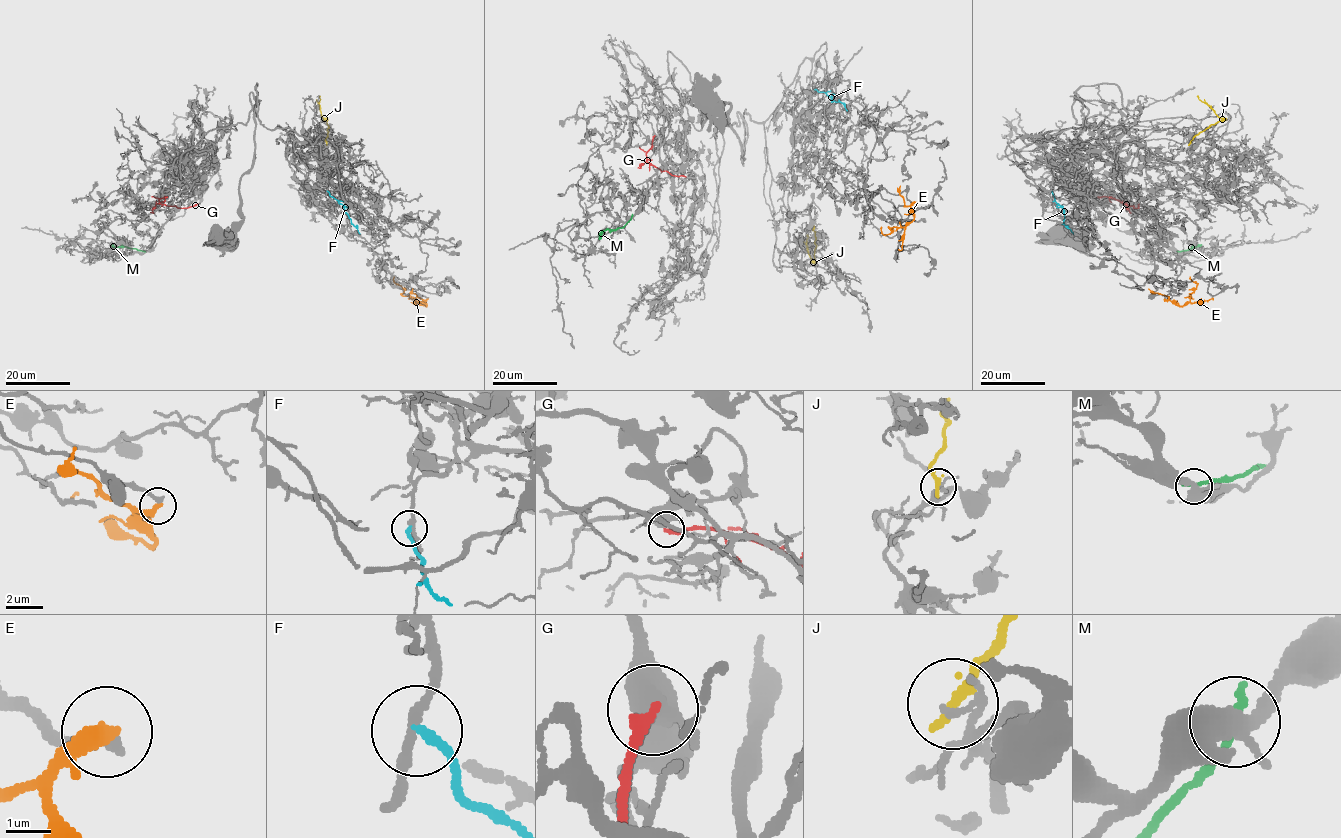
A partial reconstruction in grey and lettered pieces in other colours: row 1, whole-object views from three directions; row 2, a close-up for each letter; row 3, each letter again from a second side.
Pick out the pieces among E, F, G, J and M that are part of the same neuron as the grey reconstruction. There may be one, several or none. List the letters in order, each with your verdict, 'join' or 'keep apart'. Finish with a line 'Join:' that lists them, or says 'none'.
E: keep apart
F: keep apart
G: keep apart
J: keep apart
M: keep apart
Join: none

